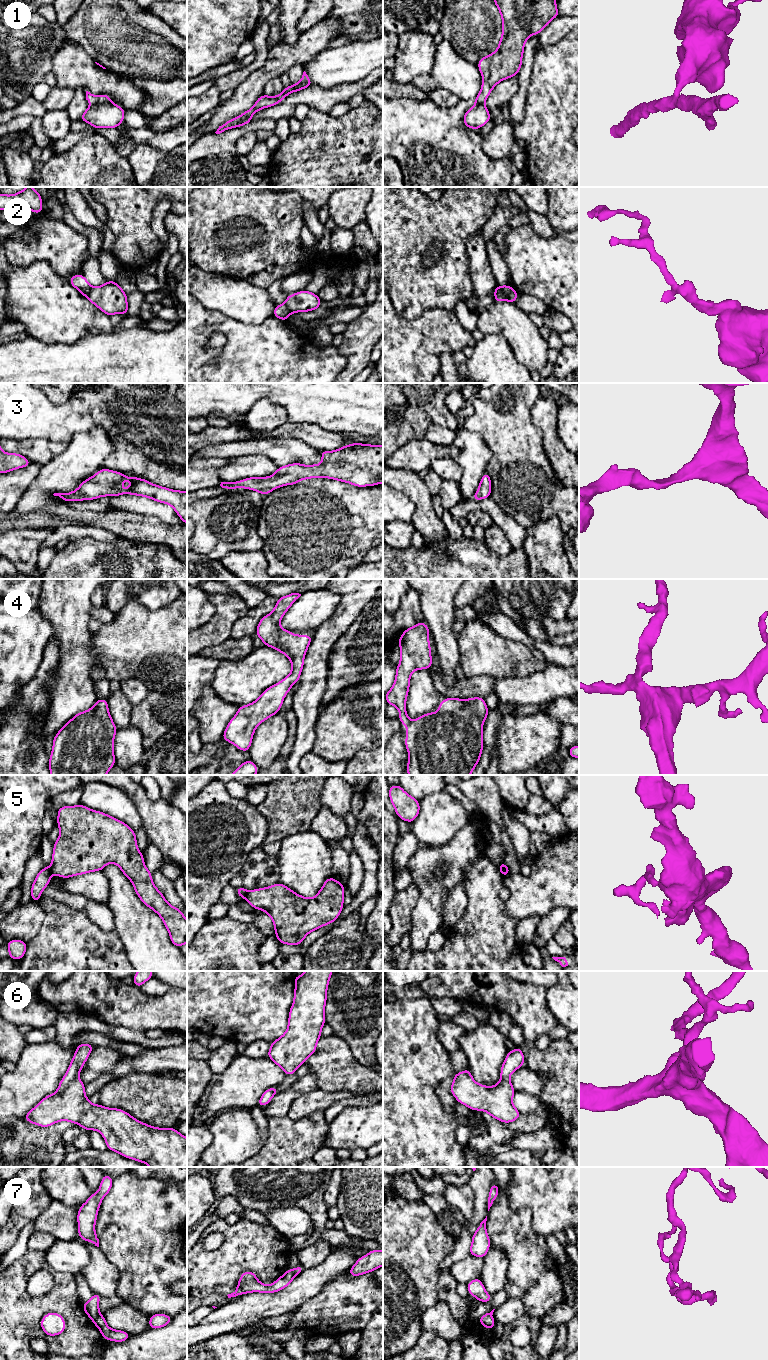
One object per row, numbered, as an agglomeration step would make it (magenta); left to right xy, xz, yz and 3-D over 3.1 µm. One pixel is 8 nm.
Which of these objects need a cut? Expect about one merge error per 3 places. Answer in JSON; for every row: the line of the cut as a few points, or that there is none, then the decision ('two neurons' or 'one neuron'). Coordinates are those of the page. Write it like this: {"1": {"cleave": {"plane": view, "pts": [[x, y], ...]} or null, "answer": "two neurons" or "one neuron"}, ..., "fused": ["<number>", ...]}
{"1": {"cleave": {"plane": "xy", "pts": [[109, 100], [94, 104]]}, "answer": "two neurons"}, "2": {"cleave": {"plane": "yz", "pts": [[497, 286], [507, 299]]}, "answer": "two neurons"}, "3": {"cleave": null, "answer": "one neuron"}, "4": {"cleave": null, "answer": "one neuron"}, "5": {"cleave": {"plane": "xy", "pts": [[49, 867], [52, 873]]}, "answer": "two neurons"}, "6": {"cleave": null, "answer": "one neuron"}, "7": {"cleave": {"plane": "xy", "pts": [[100, 1313], [93, 1321]]}, "answer": "two neurons"}, "fused": ["1", "2", "5", "7"]}

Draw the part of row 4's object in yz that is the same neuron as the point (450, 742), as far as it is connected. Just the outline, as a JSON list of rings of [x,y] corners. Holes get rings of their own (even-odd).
[[[418,622],[406,629],[399,638],[400,663],[396,667],[395,682],[385,694],[386,703],[396,706],[399,720],[407,727],[405,746],[409,755],[406,772],[409,775],[470,775],[479,762],[483,750],[483,722],[488,708],[483,697],[458,699],[448,697],[439,704],[439,711],[423,714],[411,721],[406,713],[406,699],[413,671],[432,668],[430,630]]]

